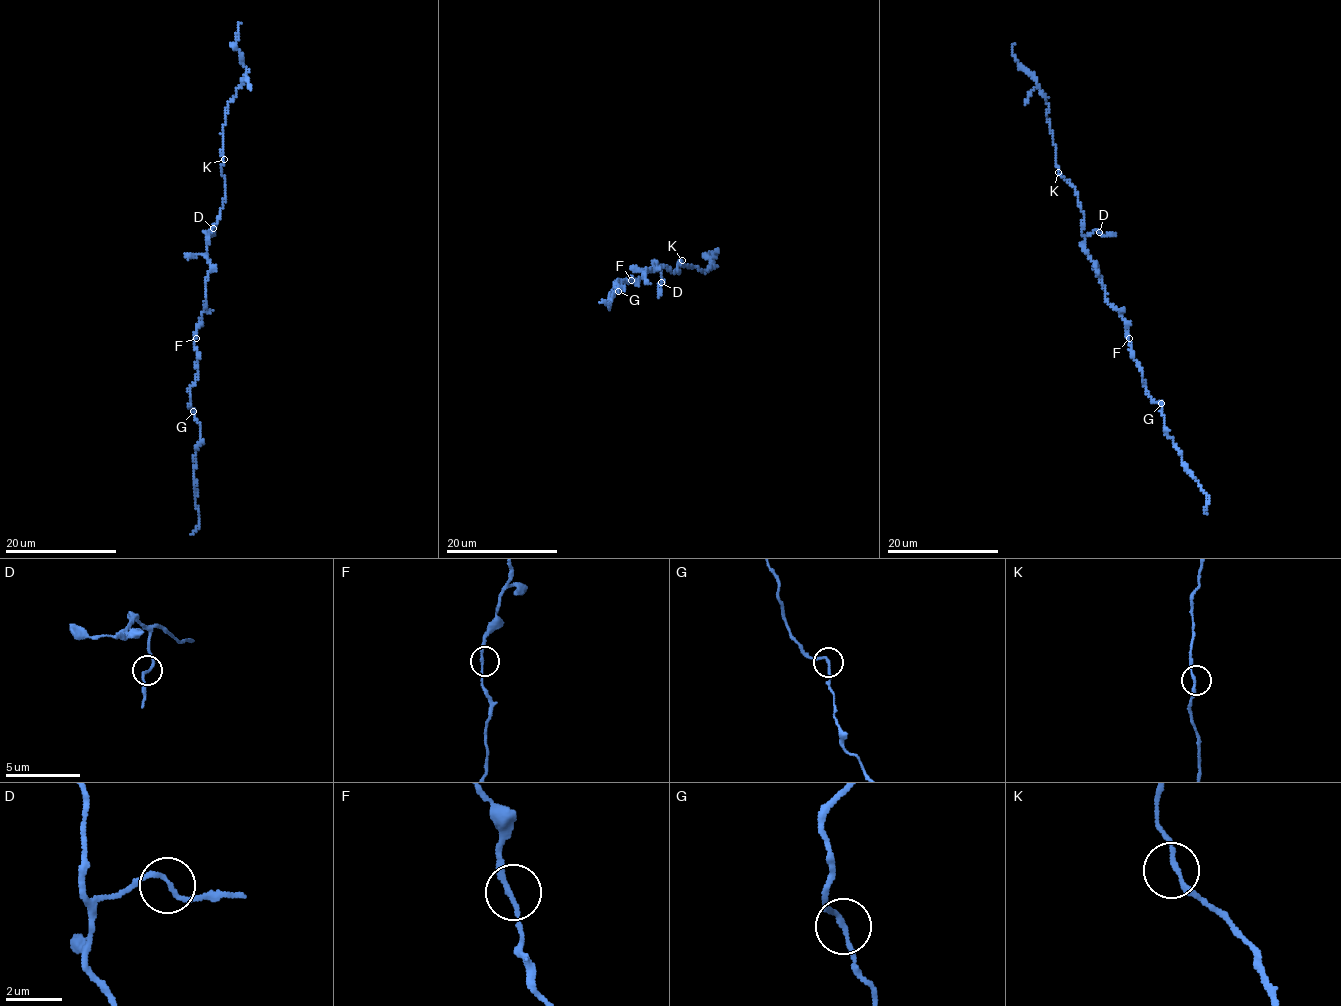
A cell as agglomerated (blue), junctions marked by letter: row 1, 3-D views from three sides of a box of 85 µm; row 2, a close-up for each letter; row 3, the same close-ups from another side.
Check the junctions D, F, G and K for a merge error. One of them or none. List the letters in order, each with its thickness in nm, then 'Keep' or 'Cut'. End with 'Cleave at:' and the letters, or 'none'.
D: Thickness 160 nm. Keep
F: Thickness 160 nm. Keep
G: Thickness 160 nm. Keep
K: Thickness 170 nm. Keep
Cleave at: none

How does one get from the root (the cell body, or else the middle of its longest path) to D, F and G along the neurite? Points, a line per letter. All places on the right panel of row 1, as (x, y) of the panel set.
D: (1103, 285), (1097, 264), (1083, 247), (1087, 235), (1099, 232)
F: (1103, 285), (1106, 301), (1120, 314), (1129, 338)
G: (1103, 285), (1106, 301), (1124, 321), (1132, 356), (1143, 374), (1145, 391), (1155, 401), (1161, 403)

